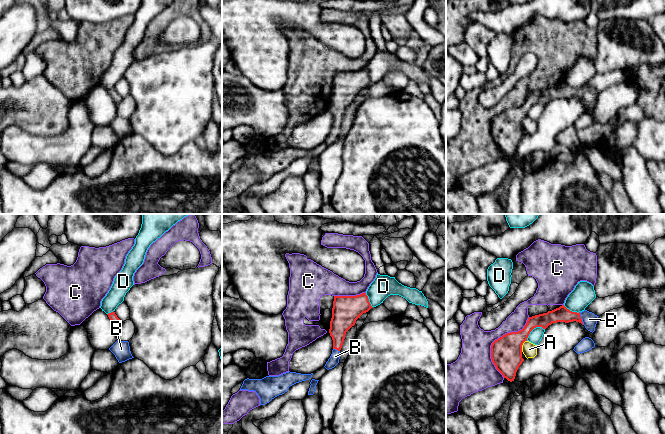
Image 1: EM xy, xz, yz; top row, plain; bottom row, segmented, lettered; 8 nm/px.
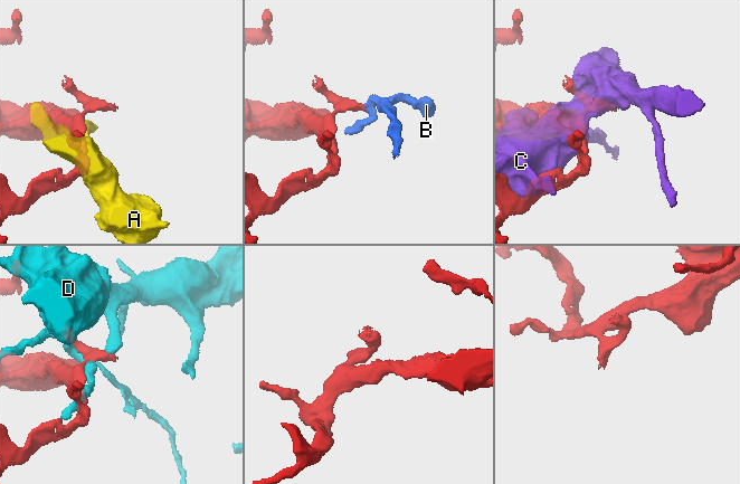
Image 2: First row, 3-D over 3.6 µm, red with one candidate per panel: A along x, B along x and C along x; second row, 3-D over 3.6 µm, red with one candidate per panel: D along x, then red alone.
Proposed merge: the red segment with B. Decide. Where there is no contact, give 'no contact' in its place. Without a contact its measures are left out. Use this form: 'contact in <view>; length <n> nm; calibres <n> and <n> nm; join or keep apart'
contact in yz; length 110 nm; calibres 120 and 120 nm; join

